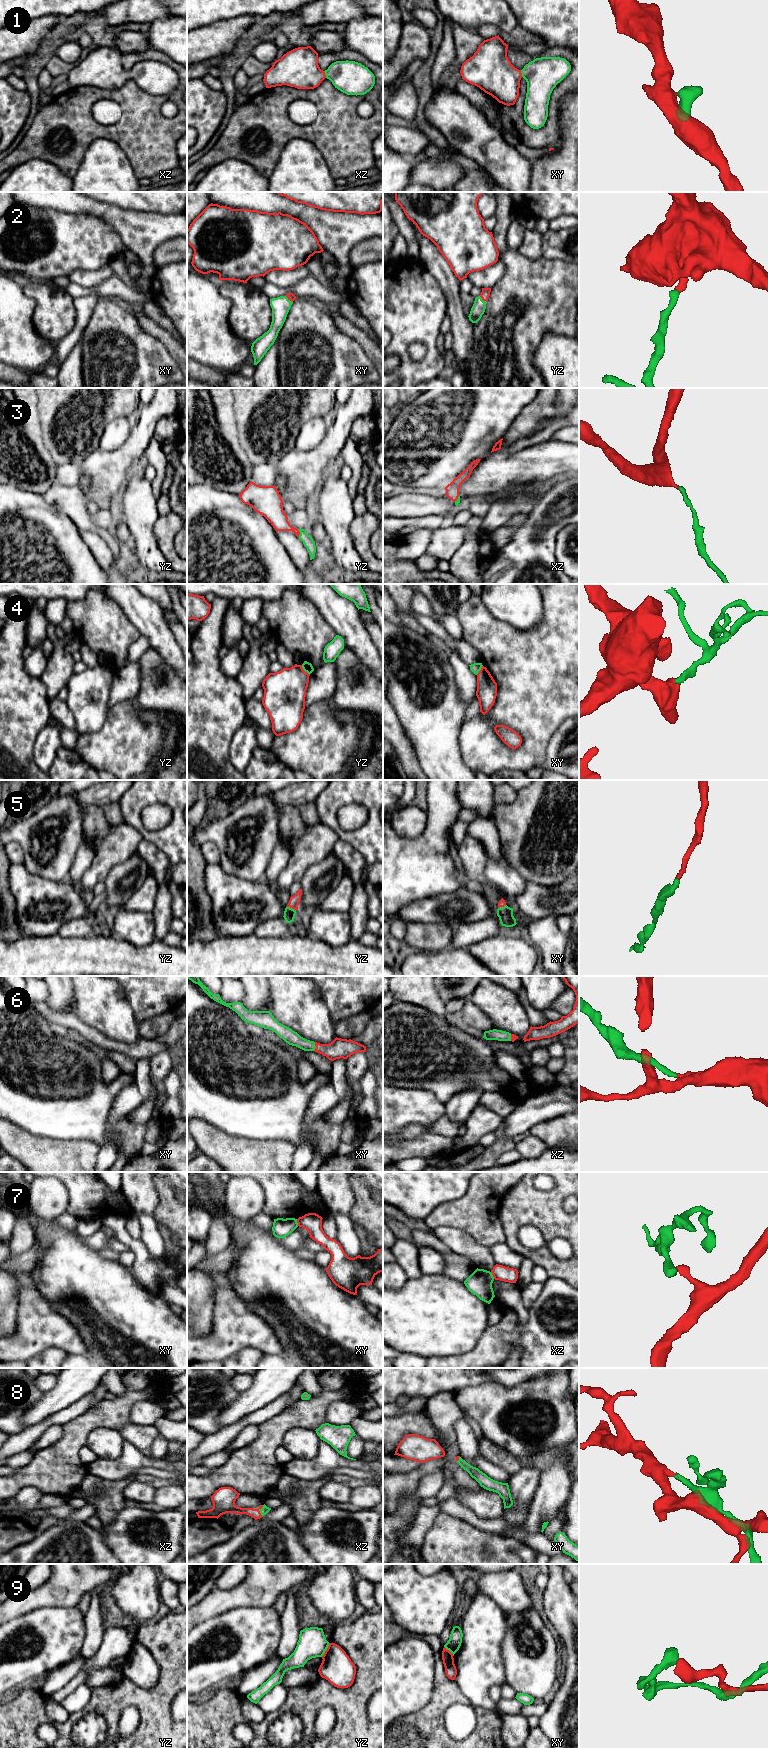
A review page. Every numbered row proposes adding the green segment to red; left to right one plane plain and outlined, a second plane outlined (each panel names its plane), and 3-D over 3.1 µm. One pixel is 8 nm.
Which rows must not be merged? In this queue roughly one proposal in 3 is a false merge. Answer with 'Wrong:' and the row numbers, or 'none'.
Wrong: 4, 7, 9

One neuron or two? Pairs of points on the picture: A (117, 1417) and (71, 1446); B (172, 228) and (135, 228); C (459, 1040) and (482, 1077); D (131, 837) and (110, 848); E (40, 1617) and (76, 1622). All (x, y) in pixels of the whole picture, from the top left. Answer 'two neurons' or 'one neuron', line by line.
A: one neuron
B: one neuron
C: one neuron
D: one neuron
E: one neuron

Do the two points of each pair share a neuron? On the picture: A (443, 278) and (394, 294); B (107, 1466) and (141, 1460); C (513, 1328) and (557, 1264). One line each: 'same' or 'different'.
A: different
B: same
C: different

